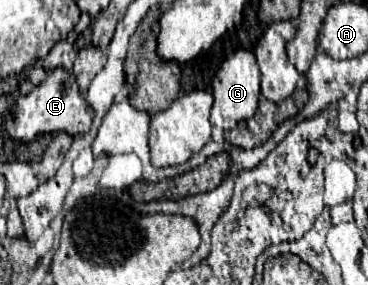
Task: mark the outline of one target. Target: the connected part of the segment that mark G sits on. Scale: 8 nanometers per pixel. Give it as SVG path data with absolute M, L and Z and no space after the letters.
M238 50L232 56L228 56L212 80L212 92L214 92L214 106L210 112L212 126L230 130L240 120L252 118L258 108L258 98L260 98L260 70L258 70L254 52Z

